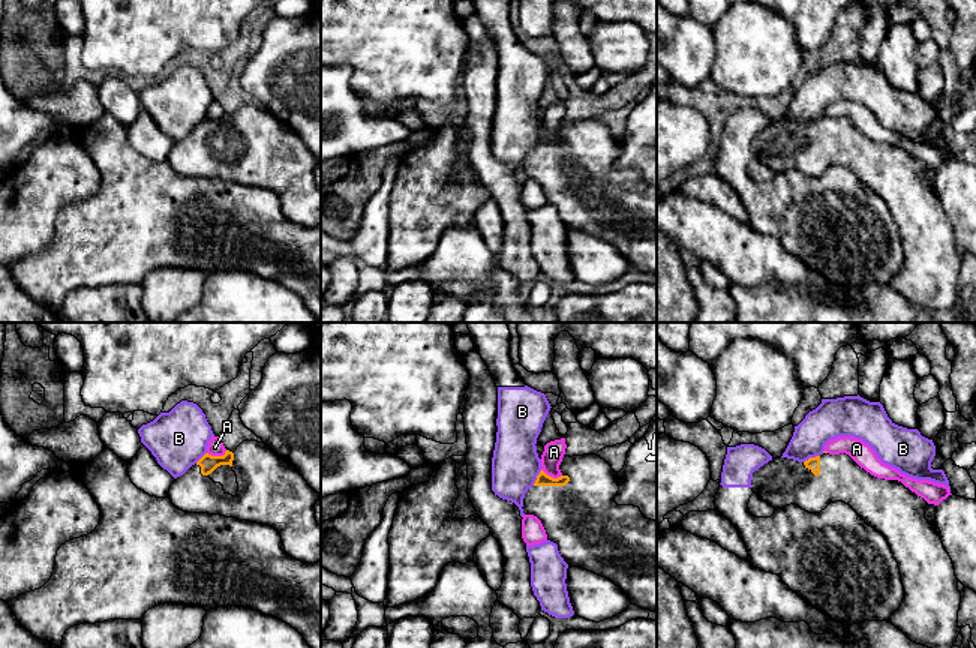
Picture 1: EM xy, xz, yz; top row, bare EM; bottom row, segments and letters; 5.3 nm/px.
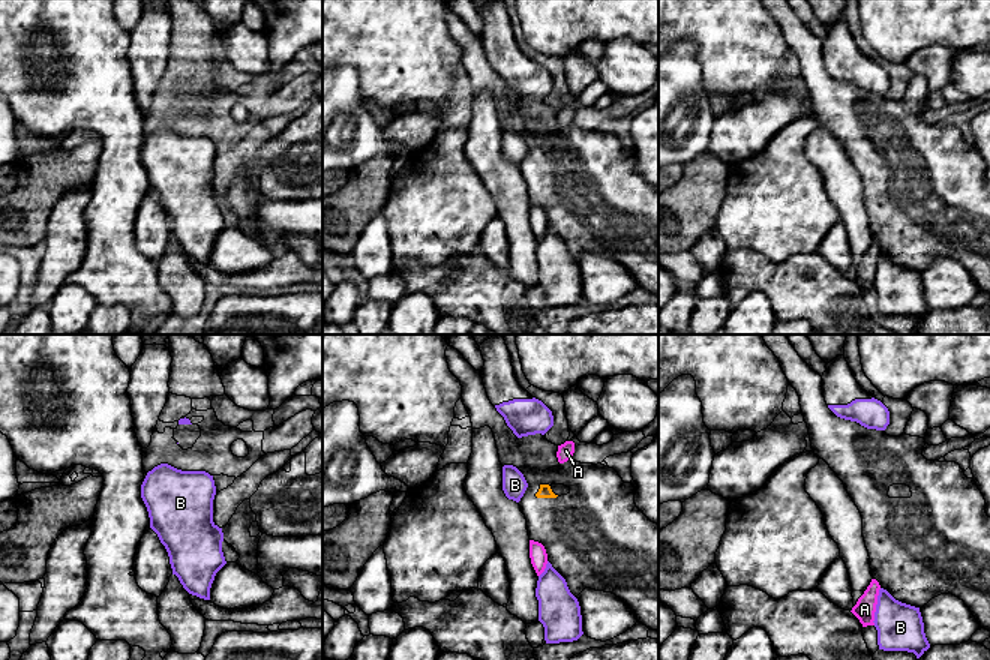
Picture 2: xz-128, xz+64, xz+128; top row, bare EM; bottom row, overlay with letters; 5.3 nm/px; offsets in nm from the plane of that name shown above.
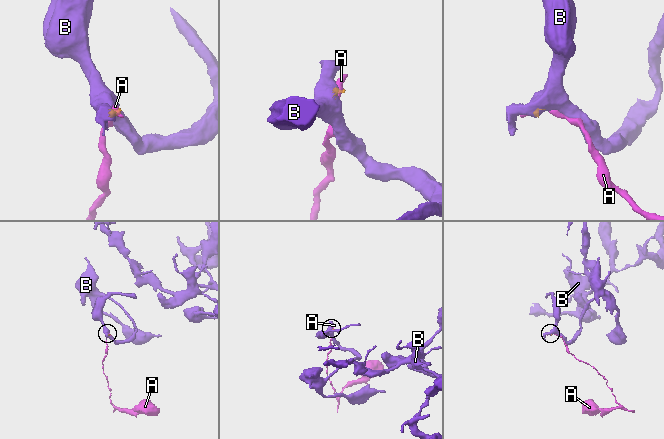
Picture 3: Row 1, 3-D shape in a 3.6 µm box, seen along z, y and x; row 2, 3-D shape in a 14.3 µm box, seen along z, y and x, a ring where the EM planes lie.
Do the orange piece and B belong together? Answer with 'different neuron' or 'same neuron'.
different neuron

